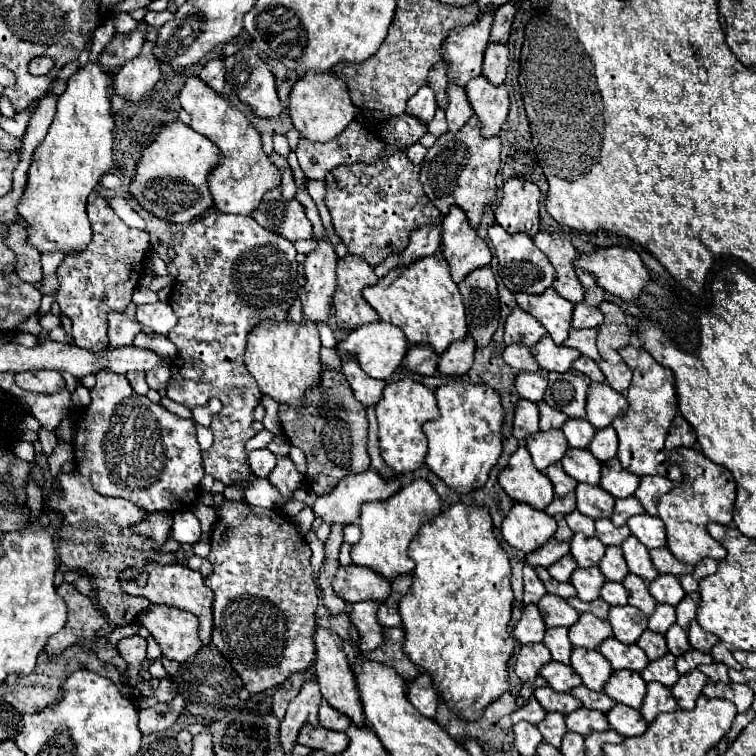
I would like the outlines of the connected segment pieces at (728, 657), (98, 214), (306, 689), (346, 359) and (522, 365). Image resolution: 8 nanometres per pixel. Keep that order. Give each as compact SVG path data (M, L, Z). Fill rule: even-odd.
M718 642L718 644L710 650L710 654L712 654L714 662L722 662L722 664L726 664L728 668L736 668L736 670L740 670L740 668L742 668L742 666L734 660L732 652L726 648L726 644L724 644L724 642Z
M98 192L88 196L88 218L94 236L86 250L68 254L58 266L60 290L56 302L60 304L62 314L72 320L72 336L76 346L90 352L100 352L100 348L108 348L108 314L124 312L124 308L132 302L132 292L142 276L144 256L150 242L144 230L126 226L110 208L108 200L104 200Z
M306 680L300 688L300 694L288 704L286 716L280 724L280 742L286 752L292 752L292 746L296 744L296 736L304 722L318 724L318 706L320 706L322 694L316 680Z
M342 356L342 372L348 378L356 400L360 400L364 406L372 406L380 400L382 396L382 388L386 382L370 378L360 364L356 364L356 360L352 360L352 356Z
M522 344L506 346L502 358L516 372L536 372L536 370L540 370L540 366L534 362L534 356L530 354L530 348L522 346Z

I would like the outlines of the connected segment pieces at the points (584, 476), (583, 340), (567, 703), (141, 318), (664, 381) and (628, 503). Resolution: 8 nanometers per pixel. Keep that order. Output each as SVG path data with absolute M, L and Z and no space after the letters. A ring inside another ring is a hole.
M570 448L564 458L562 458L562 466L566 470L568 476L576 478L578 482L586 482L592 486L600 484L600 462L592 456L590 450L576 450Z
M572 328L568 340L564 342L568 348L576 348L580 350L584 356L592 358L594 362L600 360L600 354L598 354L598 348L596 348L596 330L576 330Z
M550 686L536 688L534 696L536 696L536 700L542 704L542 708L546 712L560 712L564 716L570 714L570 712L574 712L574 710L578 710L582 706L580 700L576 700L572 694L568 694L568 692L556 692Z
M154 302L138 306L136 318L142 326L148 326L154 330L154 334L168 334L176 326L176 316L172 312L172 306L166 302Z
M624 346L620 348L622 360L630 366L634 372L632 384L628 388L628 404L630 410L626 416L618 416L612 426L618 432L618 458L622 466L636 474L636 476L646 476L646 474L660 474L670 478L672 482L682 480L682 472L670 464L666 450L664 450L664 440L668 434L668 428L678 412L678 398L676 398L676 378L674 372L662 364L658 364L646 350L634 348L634 346Z
M628 496L628 498L616 500L616 508L614 508L614 514L612 514L612 522L616 526L624 526L626 520L630 516L636 516L636 514L644 514L644 508L642 508L642 504L634 496Z

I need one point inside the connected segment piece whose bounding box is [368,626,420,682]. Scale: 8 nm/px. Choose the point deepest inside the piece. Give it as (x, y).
(391, 653)

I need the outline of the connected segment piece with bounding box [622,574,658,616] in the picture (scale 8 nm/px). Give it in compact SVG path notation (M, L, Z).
M628 574L626 580L622 582L624 588L628 590L628 604L636 606L638 610L642 610L646 616L652 616L654 608L656 608L656 600L652 598L652 594L648 592L648 586L642 578L636 578L634 574Z

